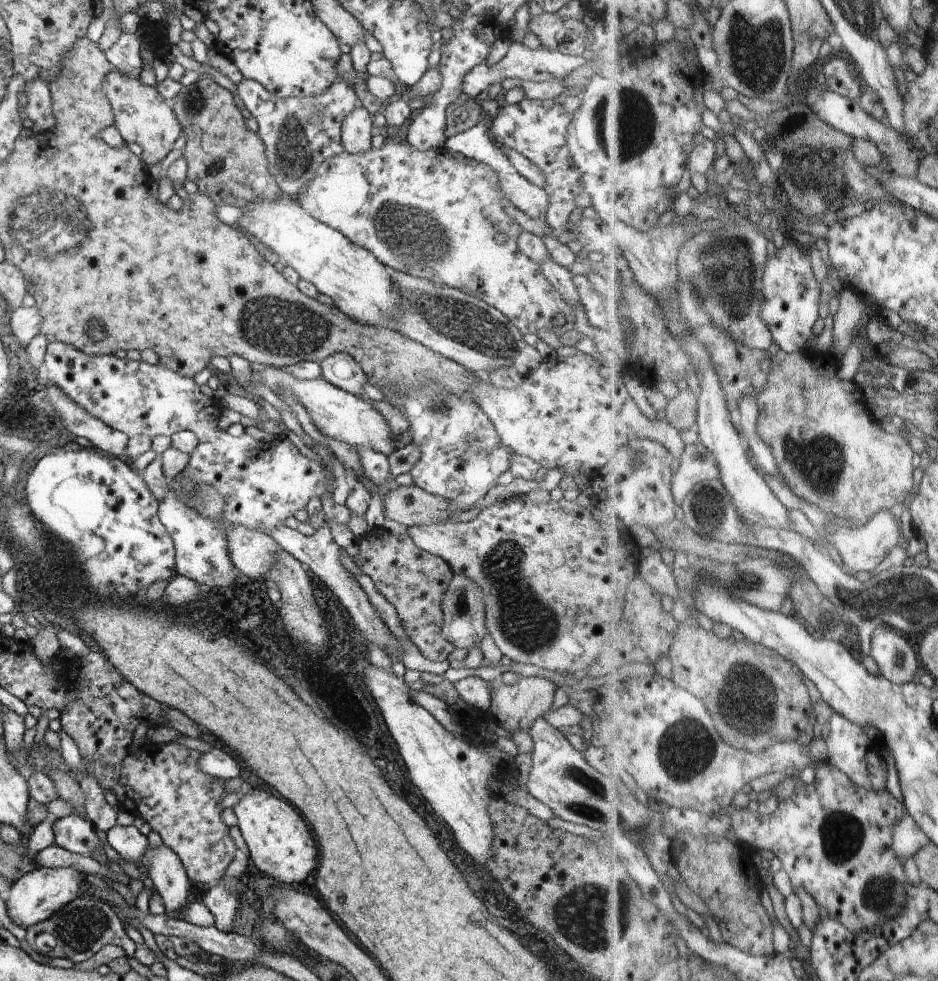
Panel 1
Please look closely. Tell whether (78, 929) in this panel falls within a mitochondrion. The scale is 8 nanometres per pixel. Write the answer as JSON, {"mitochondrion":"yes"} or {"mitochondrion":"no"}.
{"mitochondrion":"yes"}

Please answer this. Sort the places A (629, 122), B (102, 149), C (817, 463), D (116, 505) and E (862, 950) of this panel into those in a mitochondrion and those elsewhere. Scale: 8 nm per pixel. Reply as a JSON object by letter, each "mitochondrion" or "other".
{"A":"mitochondrion","B":"other","C":"mitochondrion","D":"other","E":"other"}

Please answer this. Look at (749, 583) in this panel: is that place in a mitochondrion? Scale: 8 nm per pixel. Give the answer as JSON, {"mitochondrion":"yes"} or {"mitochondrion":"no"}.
{"mitochondrion":"yes"}

